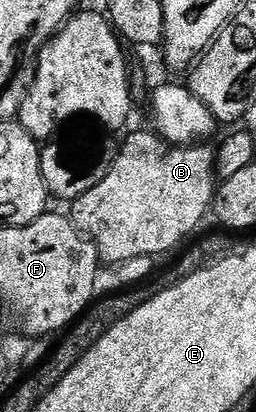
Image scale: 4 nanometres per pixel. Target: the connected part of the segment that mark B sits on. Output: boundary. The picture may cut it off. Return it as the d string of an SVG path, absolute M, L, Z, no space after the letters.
M129 130L123 136L124 144L119 144L116 160L114 165L110 165L110 173L106 173L106 177L102 177L102 181L98 181L98 185L94 185L94 189L90 189L90 193L82 193L82 197L71 200L70 218L73 225L80 230L88 239L92 240L92 244L96 246L96 251L100 255L101 260L105 264L119 265L130 261L134 257L146 257L151 255L153 257L161 257L167 251L172 251L180 242L183 241L187 235L192 235L196 231L196 226L203 221L204 218L209 218L210 212L214 207L214 200L216 197L216 188L218 186L218 176L216 173L216 147L212 145L189 145L186 147L177 147L169 145L164 142L159 134L148 131L132 131Z

